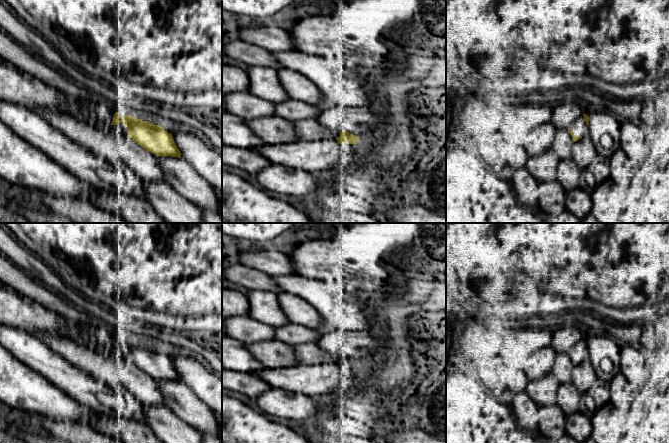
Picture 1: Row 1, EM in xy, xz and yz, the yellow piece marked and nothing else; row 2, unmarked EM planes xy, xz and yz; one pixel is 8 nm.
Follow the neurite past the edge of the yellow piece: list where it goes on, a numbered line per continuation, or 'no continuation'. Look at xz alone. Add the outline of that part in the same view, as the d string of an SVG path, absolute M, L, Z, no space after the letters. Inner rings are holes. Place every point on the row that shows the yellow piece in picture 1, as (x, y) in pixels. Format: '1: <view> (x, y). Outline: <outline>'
1: xz (306, 129). Outline: M317 119L293 121L296 135L300 141L319 141L326 138L340 137L341 132L330 131L321 126Z

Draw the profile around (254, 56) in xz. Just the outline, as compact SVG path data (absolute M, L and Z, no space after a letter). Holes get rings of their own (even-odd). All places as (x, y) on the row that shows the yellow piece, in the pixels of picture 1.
M236 40L222 47L225 56L242 61L249 67L273 68L279 71L281 67L273 52L257 45Z

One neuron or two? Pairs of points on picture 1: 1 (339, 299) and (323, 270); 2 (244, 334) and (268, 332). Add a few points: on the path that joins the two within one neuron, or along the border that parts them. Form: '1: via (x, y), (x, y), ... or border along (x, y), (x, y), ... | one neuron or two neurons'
1: border along (304, 276), (327, 279) | two neurons
2: via (250, 332), (262, 332) | one neuron

